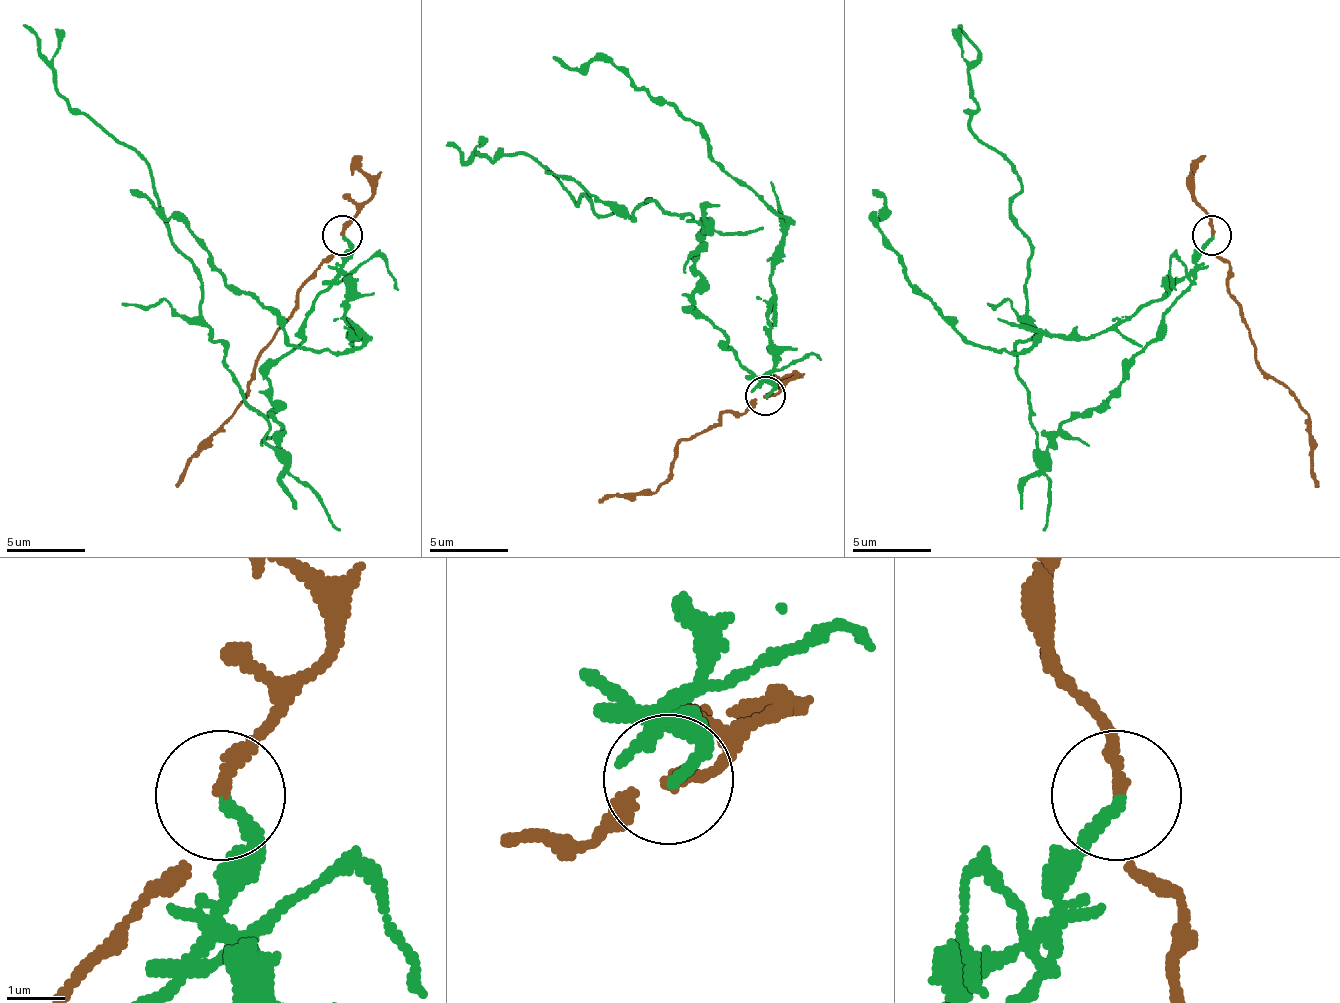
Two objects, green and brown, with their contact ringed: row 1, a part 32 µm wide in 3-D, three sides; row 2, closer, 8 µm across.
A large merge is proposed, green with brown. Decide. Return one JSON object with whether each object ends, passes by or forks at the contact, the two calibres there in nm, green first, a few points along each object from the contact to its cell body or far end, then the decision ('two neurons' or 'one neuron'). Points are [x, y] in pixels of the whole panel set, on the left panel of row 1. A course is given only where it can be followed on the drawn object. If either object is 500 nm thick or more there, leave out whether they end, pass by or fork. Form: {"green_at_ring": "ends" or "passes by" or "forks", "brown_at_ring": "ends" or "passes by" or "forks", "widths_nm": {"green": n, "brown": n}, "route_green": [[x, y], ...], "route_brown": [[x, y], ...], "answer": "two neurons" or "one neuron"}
{"green_at_ring": "ends", "brown_at_ring": "passes by", "widths_nm": {"green": 190, "brown": 170}, "route_green": [[343, 236], [343, 272], [268, 371], [275, 450], [152, 168], [69, 105], [22, 26]], "route_brown": [[343, 236], [303, 287], [291, 319], [260, 359], [248, 391], [176, 486]], "answer": "two neurons"}

